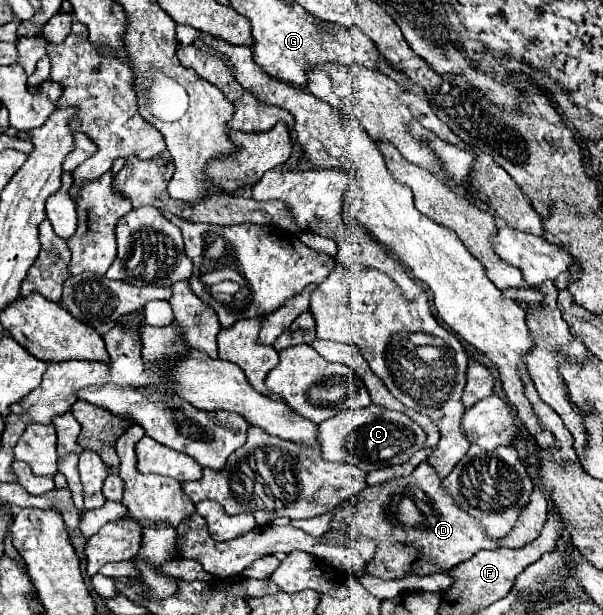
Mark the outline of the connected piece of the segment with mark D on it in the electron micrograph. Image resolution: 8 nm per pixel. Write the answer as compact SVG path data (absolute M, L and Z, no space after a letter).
M420 463L414 473L398 479L390 479L382 485L376 487L366 487L364 491L358 493L358 503L348 505L344 511L334 515L332 519L332 529L342 529L342 531L358 531L368 539L374 539L378 545L374 561L366 567L367 574L378 575L382 579L396 579L406 573L416 573L416 575L430 575L440 569L452 569L458 563L470 559L476 555L476 551L482 549L498 549L500 541L486 537L486 531L482 531L482 525L474 521L474 517L466 515L454 499L450 499L450 493L442 487L442 477L430 467L430 463Z

